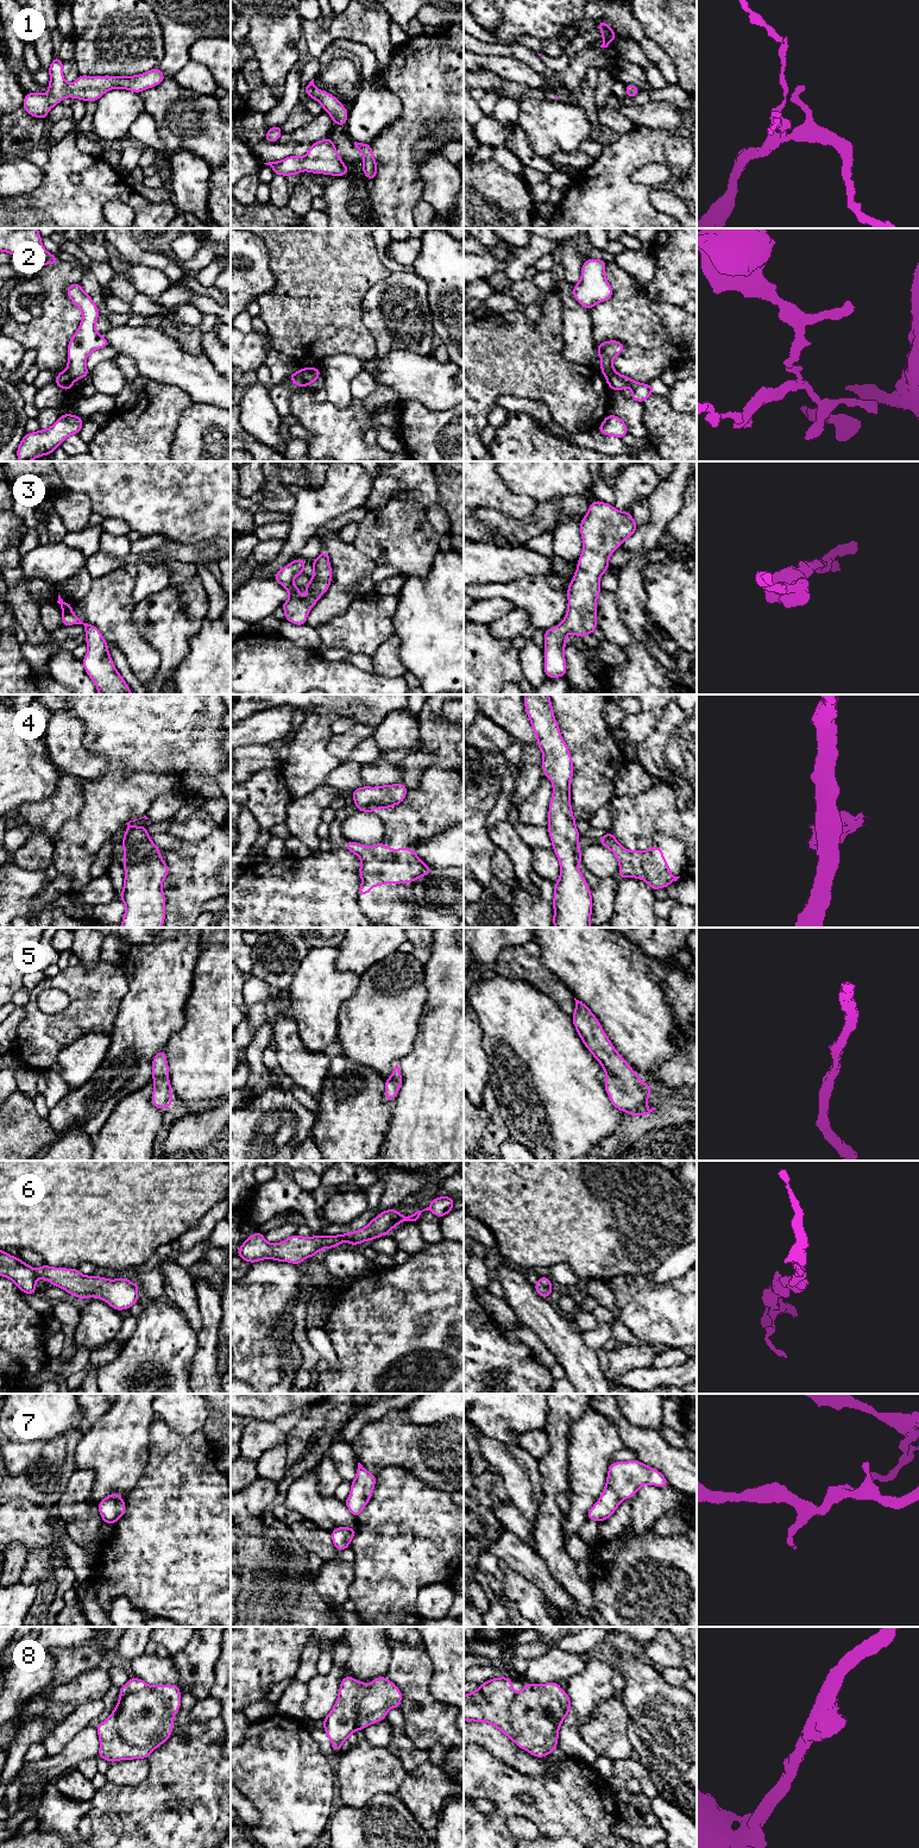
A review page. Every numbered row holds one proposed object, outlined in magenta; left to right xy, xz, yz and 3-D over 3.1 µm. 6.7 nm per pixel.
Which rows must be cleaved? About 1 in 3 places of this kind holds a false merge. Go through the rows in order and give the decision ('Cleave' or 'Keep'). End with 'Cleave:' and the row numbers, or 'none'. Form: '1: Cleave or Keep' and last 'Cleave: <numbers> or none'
1: Keep
2: Cleave
3: Keep
4: Cleave
5: Keep
6: Keep
7: Keep
8: Keep
Cleave: 2, 4

